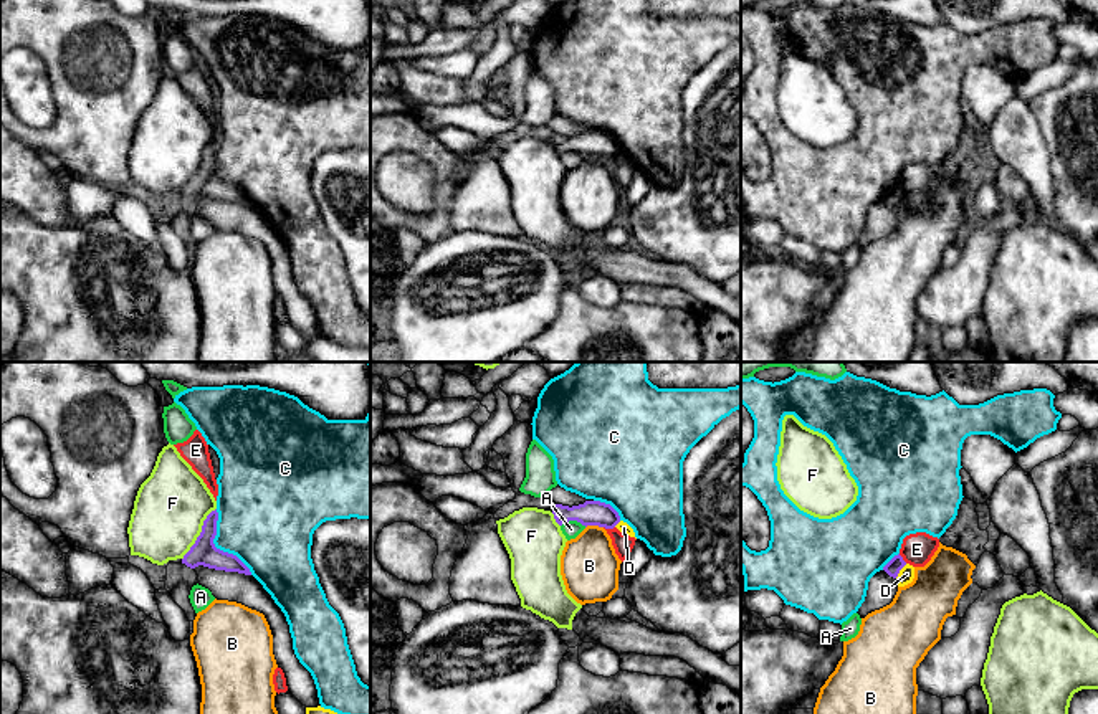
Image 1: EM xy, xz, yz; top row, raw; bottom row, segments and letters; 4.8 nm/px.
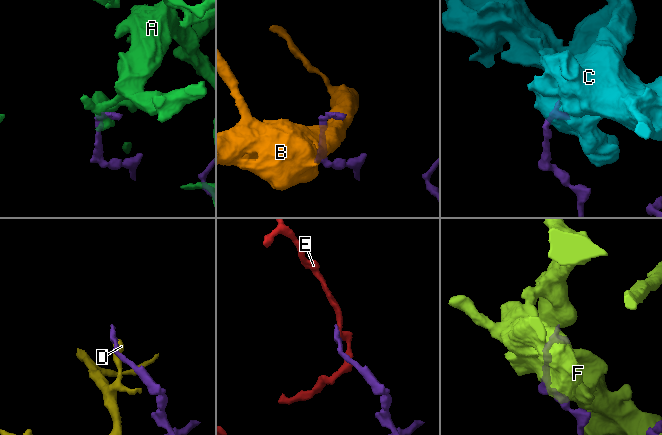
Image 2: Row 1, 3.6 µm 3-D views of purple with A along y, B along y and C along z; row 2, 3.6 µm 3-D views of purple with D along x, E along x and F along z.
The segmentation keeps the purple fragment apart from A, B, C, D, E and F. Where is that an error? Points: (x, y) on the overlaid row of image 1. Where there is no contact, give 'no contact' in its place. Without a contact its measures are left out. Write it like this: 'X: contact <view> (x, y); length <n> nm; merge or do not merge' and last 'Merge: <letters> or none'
A: contact xz (574, 519); length 130 nm; do not merge
B: contact xz (594, 524); length 90 nm; do not merge
C: contact xy (215, 547); length 360 nm; do not merge
D: contact yz (900, 569); length 90 nm; do not merge
E: contact xz (609, 528); length 60 nm; do not merge
F: contact xy (200, 534); length 300 nm; do not merge
Merge: none

